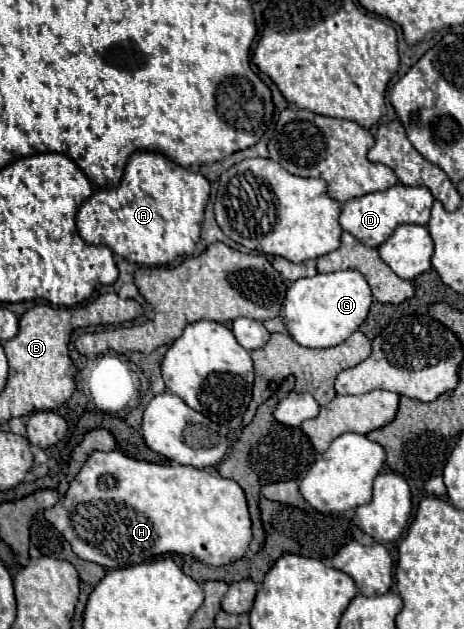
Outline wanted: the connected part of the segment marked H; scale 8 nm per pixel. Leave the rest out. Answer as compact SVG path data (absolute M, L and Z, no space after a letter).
M91 452L73 478L65 498L45 510L45 518L63 534L81 560L105 568L147 562L159 554L189 554L207 566L225 566L241 560L251 542L251 518L245 494L235 480L183 464L153 464L127 458L121 452Z

